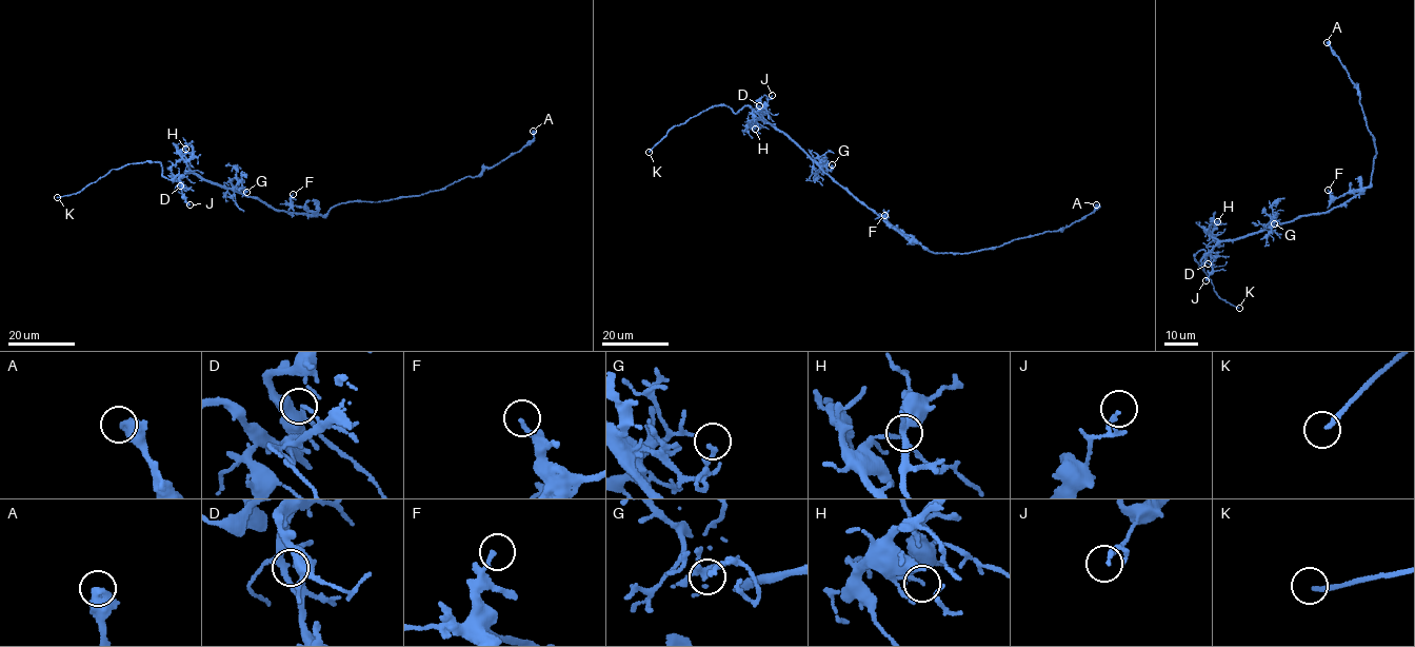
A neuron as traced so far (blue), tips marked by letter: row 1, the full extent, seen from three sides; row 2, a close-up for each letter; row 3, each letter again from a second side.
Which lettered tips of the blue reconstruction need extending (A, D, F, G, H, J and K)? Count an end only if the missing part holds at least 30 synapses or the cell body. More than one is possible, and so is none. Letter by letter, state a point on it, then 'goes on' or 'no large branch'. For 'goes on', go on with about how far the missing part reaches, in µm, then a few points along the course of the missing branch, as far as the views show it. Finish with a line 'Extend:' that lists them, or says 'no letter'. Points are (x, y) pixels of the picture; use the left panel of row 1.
A: place (533, 131); no large branch
D: place (180, 185); no large branch
F: place (293, 194); no large branch
G: place (246, 192); no large branch
H: place (185, 149); no large branch
J: place (190, 204); no large branch
K: place (57, 197); goes on; missing 10 µm; course (57, 197), (41, 202), (34, 210)
Extend: K

